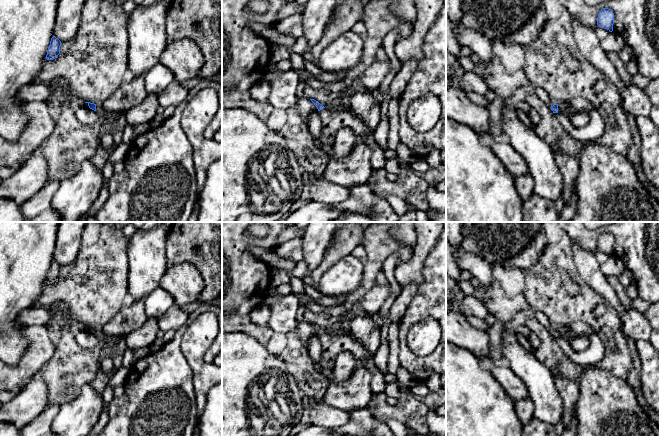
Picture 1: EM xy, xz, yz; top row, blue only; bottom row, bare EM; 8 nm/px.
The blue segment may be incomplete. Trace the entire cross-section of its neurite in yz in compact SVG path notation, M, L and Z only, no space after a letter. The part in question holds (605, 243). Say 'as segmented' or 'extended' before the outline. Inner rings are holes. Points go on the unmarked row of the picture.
as segmented; M602 232L597 241L597 249L601 252L613 255L614 237L611 233Z

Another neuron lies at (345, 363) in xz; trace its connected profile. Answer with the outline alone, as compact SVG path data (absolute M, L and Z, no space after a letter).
M350 351L341 352L333 362L333 382L342 383L348 380L358 366L356 357Z

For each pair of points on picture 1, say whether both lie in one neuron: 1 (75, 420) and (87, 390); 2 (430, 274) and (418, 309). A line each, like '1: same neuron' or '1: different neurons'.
1: same neuron
2: same neuron

